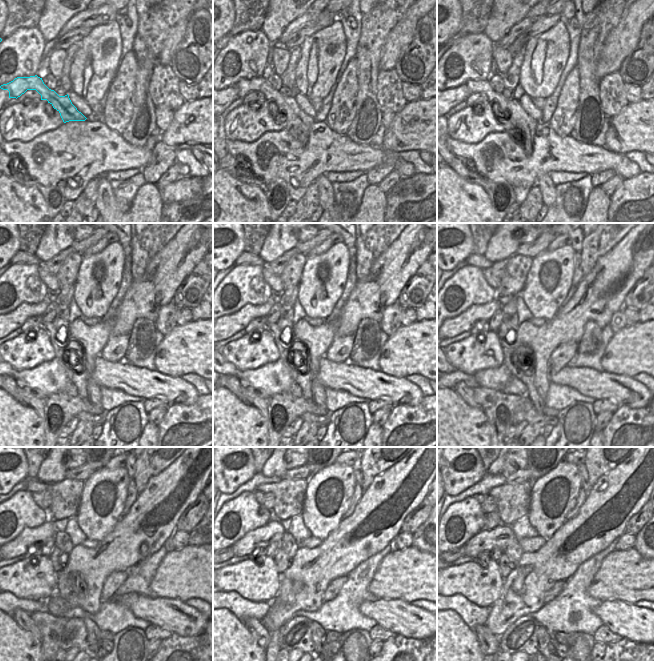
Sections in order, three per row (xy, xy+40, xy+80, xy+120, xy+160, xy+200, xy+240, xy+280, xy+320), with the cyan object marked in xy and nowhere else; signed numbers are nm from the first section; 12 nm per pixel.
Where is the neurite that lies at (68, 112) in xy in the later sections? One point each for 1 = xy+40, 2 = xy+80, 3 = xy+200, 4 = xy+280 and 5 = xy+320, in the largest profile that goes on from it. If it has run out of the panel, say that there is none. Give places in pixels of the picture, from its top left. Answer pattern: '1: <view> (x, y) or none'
1: xy+40 (295, 118)
2: xy+80 (519, 118)
3: xy+200 (538, 403)
4: xy+280 (318, 633)
5: xy+320 (544, 637)

